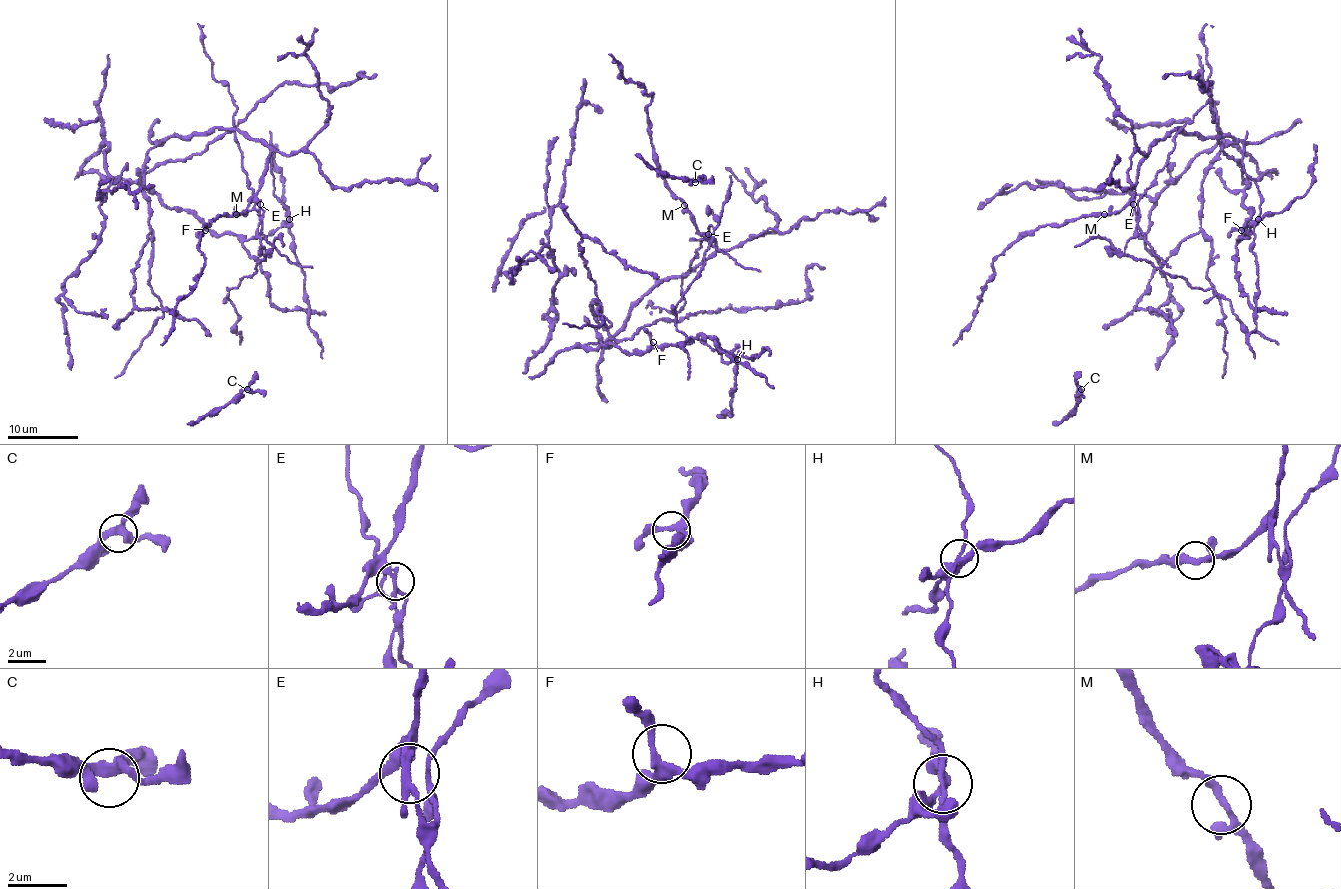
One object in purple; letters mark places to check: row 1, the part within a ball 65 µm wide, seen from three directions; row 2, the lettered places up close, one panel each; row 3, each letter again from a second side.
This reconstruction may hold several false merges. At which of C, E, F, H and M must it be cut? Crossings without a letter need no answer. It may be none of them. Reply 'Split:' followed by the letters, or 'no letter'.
Split: E, H

